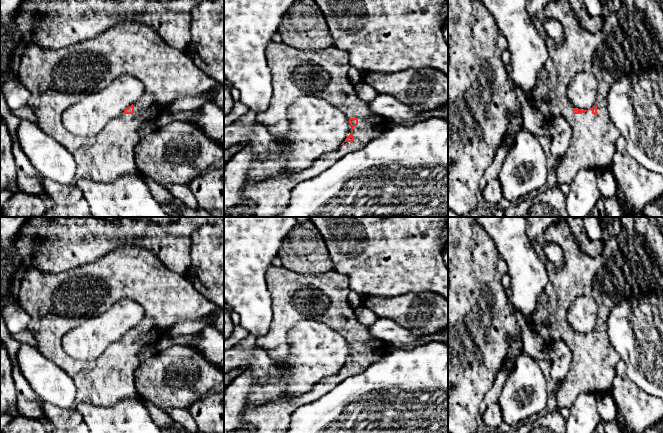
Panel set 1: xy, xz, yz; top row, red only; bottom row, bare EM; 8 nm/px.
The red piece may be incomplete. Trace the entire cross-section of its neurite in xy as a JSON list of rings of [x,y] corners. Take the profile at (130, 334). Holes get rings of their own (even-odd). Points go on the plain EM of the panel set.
[[[128,242],[97,261],[59,273],[26,268],[17,303],[31,317],[27,329],[38,339],[39,350],[74,381],[76,404],[102,406],[139,396],[134,373],[141,365],[138,355],[144,345],[155,346],[175,324],[209,317],[219,308],[197,292],[184,275],[168,269],[156,253]],[[123,299],[132,299],[141,305],[144,316],[140,323],[93,361],[79,361],[68,356],[61,346],[63,335]]]

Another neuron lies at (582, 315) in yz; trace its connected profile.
[[[579,297],[570,306],[567,320],[573,332],[589,334],[596,327],[598,307],[591,297]]]

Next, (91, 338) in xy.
[[[132,299],[115,303],[106,312],[85,319],[65,333],[61,346],[66,354],[79,361],[93,361],[126,332],[140,323],[144,310]]]

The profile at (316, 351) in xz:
[[[312,319],[302,320],[289,331],[290,356],[282,364],[275,363],[256,346],[256,338],[249,335],[238,345],[224,351],[224,374],[238,369],[249,370],[254,385],[248,395],[248,406],[257,408],[279,396],[297,396],[309,392],[318,382],[336,374],[351,358],[349,342],[326,324]]]

